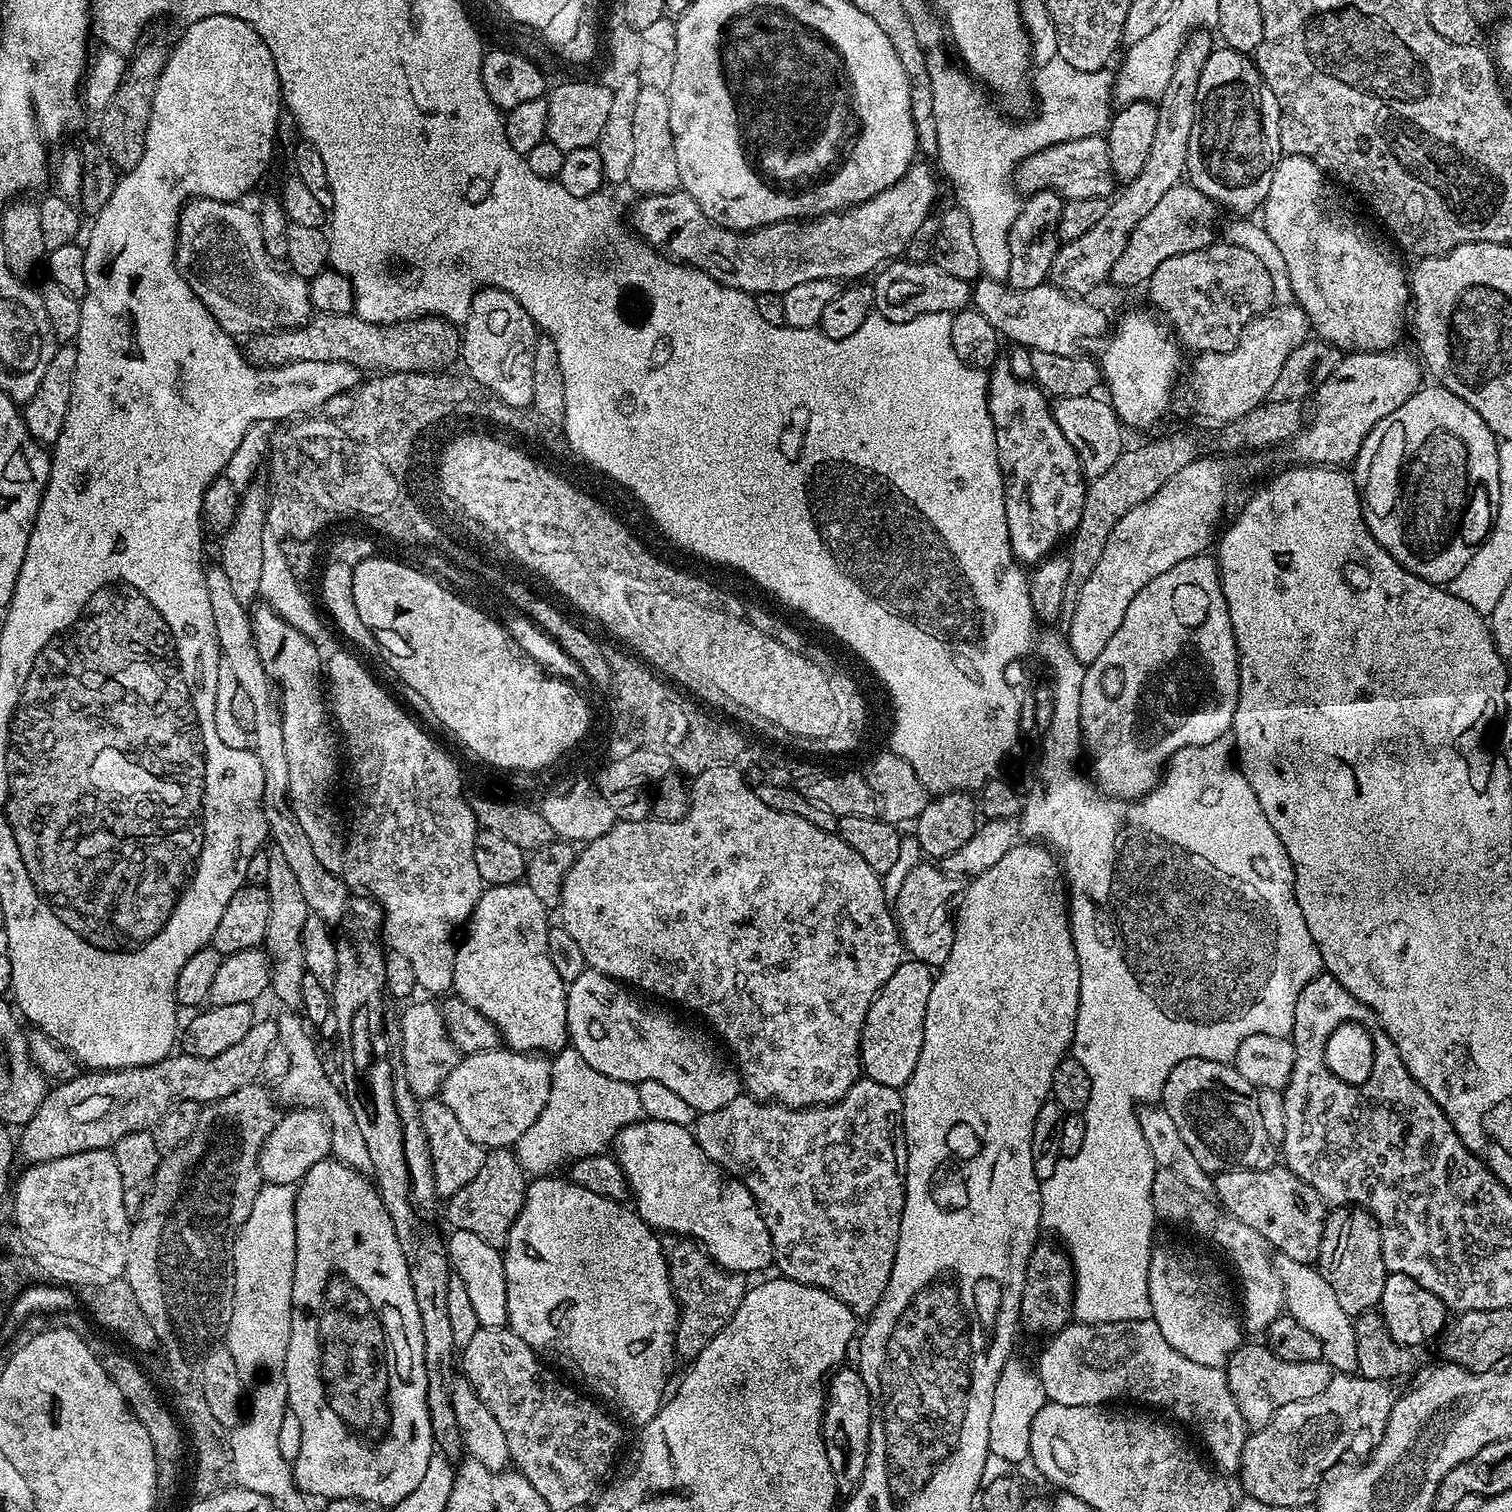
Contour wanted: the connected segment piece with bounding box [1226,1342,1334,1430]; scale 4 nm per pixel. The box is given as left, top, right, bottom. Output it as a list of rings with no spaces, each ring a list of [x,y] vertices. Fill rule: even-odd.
[[[1245,1342],[1236,1349],[1226,1365],[1230,1394],[1234,1394],[1234,1402],[1238,1402],[1238,1410],[1242,1410],[1242,1418],[1249,1429],[1255,1430],[1266,1426],[1270,1418],[1286,1402],[1298,1402],[1306,1398],[1315,1398],[1330,1386],[1334,1369],[1322,1360],[1314,1362],[1286,1362],[1278,1358],[1263,1343]]]

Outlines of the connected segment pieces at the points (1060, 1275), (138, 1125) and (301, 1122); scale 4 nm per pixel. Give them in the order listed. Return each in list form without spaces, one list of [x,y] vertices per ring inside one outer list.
[[[1037,1243],[1026,1266],[1026,1282],[1020,1299],[1019,1327],[1036,1336],[1051,1337],[1063,1330],[1073,1319],[1073,1301],[1076,1299],[1076,1274],[1072,1257],[1059,1243]]]
[[[264,1020],[261,1022],[253,1023],[250,1030],[246,1030],[246,1034],[243,1038],[235,1044],[230,1046],[228,1050],[222,1050],[222,1054],[214,1054],[214,1058],[198,1058],[197,1056],[189,1056],[187,1054],[173,1054],[167,1056],[164,1060],[159,1060],[157,1064],[147,1064],[146,1066],[138,1066],[137,1068],[117,1068],[115,1070],[88,1070],[83,1074],[85,1076],[79,1076],[79,1074],[73,1075],[71,1078],[65,1079],[57,1086],[49,1087],[48,1093],[42,1098],[42,1106],[38,1106],[38,1110],[34,1114],[34,1118],[30,1118],[28,1124],[23,1125],[19,1129],[20,1140],[18,1136],[18,1156],[24,1159],[25,1165],[29,1164],[41,1164],[47,1160],[53,1160],[54,1158],[66,1158],[70,1154],[78,1154],[79,1152],[89,1152],[90,1150],[98,1150],[99,1148],[111,1149],[116,1143],[119,1142],[126,1134],[131,1132],[147,1132],[156,1127],[156,1123],[161,1120],[167,1112],[171,1110],[178,1102],[186,1102],[187,1100],[193,1100],[198,1102],[201,1106],[205,1104],[212,1104],[218,1098],[226,1098],[226,1094],[234,1094],[234,1090],[238,1090],[242,1086],[253,1083],[260,1075],[260,1067],[262,1066],[262,1058],[266,1058],[266,1050],[270,1050],[270,1046],[274,1046],[278,1043],[278,1036],[276,1036],[276,1028],[270,1021]]]
[[[297,1108],[279,1117],[278,1122],[260,1148],[256,1165],[260,1170],[261,1181],[270,1184],[299,1185],[300,1179],[310,1168],[329,1155],[332,1136],[324,1113],[314,1108]]]

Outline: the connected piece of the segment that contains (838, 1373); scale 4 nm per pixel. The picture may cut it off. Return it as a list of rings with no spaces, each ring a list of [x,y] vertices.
[[[844,1366],[833,1371],[827,1381],[822,1425],[826,1458],[830,1458],[830,1466],[836,1476],[837,1485],[845,1490],[860,1483],[868,1461],[868,1443],[872,1425],[870,1390],[866,1390],[866,1382],[862,1382],[859,1371],[855,1367],[848,1367]]]

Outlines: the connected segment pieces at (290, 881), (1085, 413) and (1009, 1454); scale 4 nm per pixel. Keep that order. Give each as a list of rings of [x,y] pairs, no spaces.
[[[273,847],[268,856],[269,869],[262,887],[268,892],[270,918],[266,921],[262,948],[268,953],[270,961],[270,992],[282,1003],[296,1006],[300,1004],[302,978],[306,974],[300,935],[310,913],[302,898],[302,890],[298,887],[298,878],[294,878],[294,870],[290,870],[290,862],[286,862],[282,850]]]
[[[1099,395],[1061,396],[1052,404],[1052,417],[1058,422],[1058,430],[1062,430],[1066,442],[1074,446],[1074,454],[1078,454],[1080,469],[1084,472],[1085,481],[1092,481],[1105,474],[1114,465],[1126,449],[1124,442],[1125,425],[1116,414],[1107,399],[1099,400]]]
[[[1009,1357],[1002,1374],[995,1384],[994,1405],[990,1420],[989,1452],[1003,1457],[1013,1464],[1024,1463],[1029,1459],[1030,1428],[1034,1416],[1048,1402],[1039,1375],[1017,1357]]]

